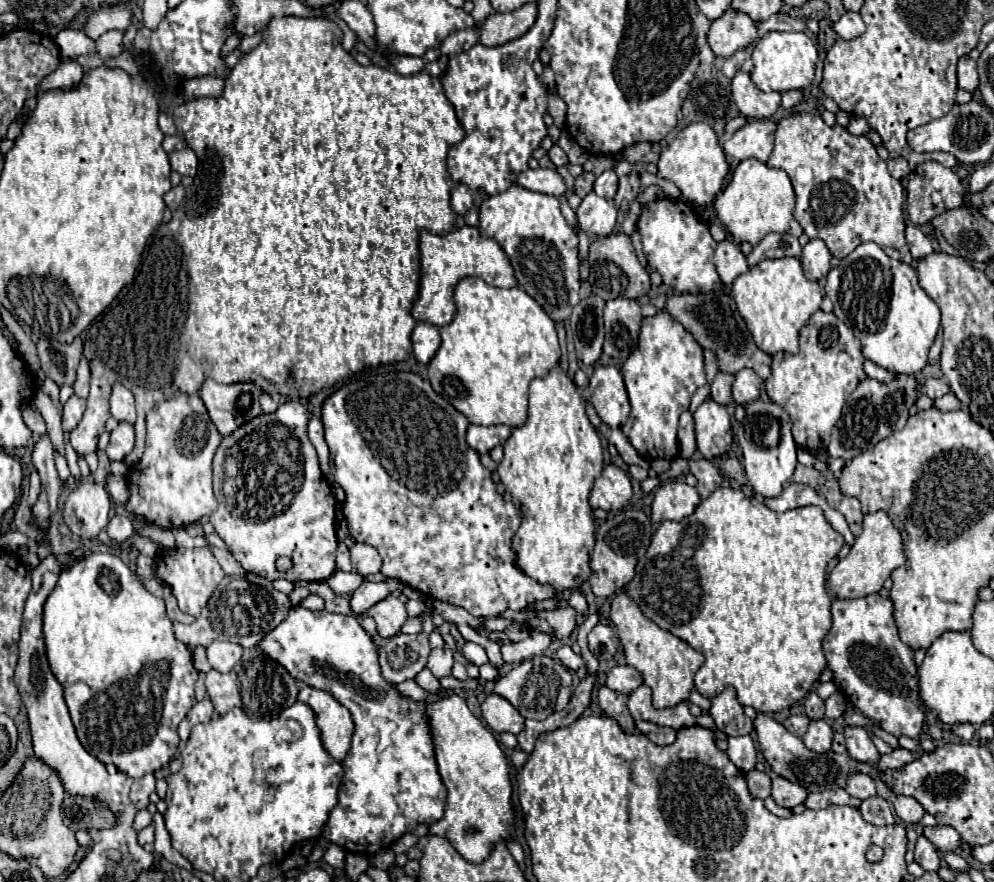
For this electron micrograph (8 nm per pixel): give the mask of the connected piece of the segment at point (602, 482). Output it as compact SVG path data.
M608 464L602 476L594 482L594 488L590 494L590 506L602 508L606 512L622 510L630 502L630 498L632 498L630 476L622 468Z

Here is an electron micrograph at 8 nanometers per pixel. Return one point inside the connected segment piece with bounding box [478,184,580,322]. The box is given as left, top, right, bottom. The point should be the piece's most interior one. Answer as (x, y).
(543, 249)

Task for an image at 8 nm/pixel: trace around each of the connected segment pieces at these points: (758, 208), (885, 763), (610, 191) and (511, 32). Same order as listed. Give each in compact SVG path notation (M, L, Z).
M746 158L734 170L732 182L724 192L720 192L714 200L714 208L718 212L720 222L732 236L736 244L750 242L756 246L770 232L788 232L788 224L792 220L796 196L790 184L790 178L784 170L776 170L766 166L756 158Z
M896 748L890 754L884 754L880 758L878 766L880 766L880 770L886 770L886 768L902 768L904 764L910 764L914 758L916 758L914 752L904 750L904 748Z
M606 170L602 176L596 178L594 182L594 192L606 200L612 200L618 190L618 176L614 170Z
M524 4L512 12L506 14L490 14L486 18L486 22L480 28L480 44L484 46L500 46L506 44L510 40L520 38L522 34L526 34L532 24L536 22L536 4Z

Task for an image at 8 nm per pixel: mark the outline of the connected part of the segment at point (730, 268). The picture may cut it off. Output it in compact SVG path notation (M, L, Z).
M724 240L718 244L716 254L714 254L714 266L716 266L720 280L726 284L726 288L732 286L734 278L748 272L748 268L750 268L740 246L732 244L730 240Z

